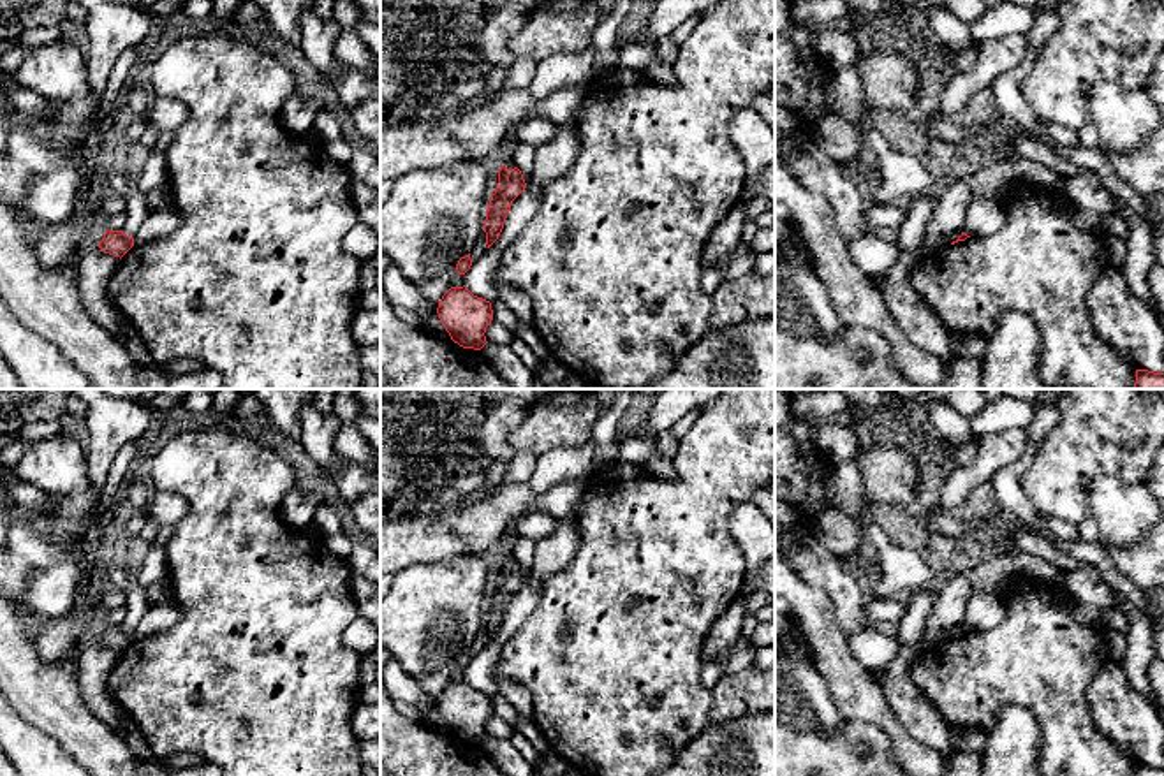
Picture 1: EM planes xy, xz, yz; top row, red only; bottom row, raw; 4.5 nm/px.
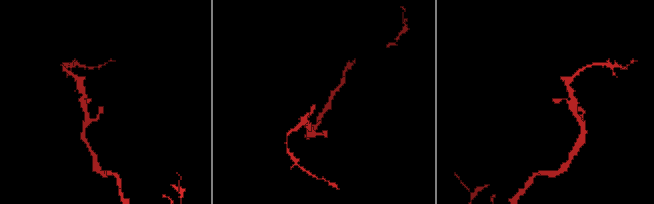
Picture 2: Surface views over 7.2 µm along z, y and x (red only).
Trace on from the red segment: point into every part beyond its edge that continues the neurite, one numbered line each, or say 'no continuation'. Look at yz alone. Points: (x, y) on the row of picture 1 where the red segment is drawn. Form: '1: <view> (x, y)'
no continuation

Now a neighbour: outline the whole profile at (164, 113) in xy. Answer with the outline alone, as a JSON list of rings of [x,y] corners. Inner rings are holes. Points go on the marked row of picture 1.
[[[153,97],[146,114],[148,121],[160,132],[174,132],[178,127],[185,123],[187,116],[188,107],[180,100],[167,97]]]

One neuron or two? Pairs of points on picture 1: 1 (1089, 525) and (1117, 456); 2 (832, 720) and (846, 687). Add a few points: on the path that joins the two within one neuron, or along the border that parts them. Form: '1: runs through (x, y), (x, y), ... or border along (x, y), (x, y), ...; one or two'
1: border along (1089, 512), (1076, 525); two
2: border along (817, 671), (826, 683), (833, 704), (846, 718); two

